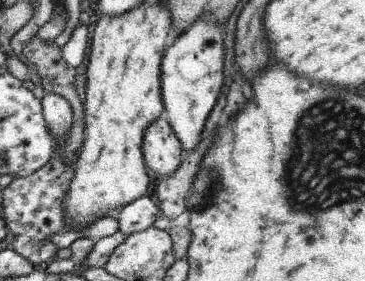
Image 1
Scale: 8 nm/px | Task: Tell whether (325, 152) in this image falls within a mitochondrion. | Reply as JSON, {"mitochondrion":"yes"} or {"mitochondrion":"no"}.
{"mitochondrion":"yes"}

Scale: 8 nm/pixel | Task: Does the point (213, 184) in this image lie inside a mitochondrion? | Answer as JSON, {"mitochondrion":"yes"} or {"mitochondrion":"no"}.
{"mitochondrion":"yes"}

